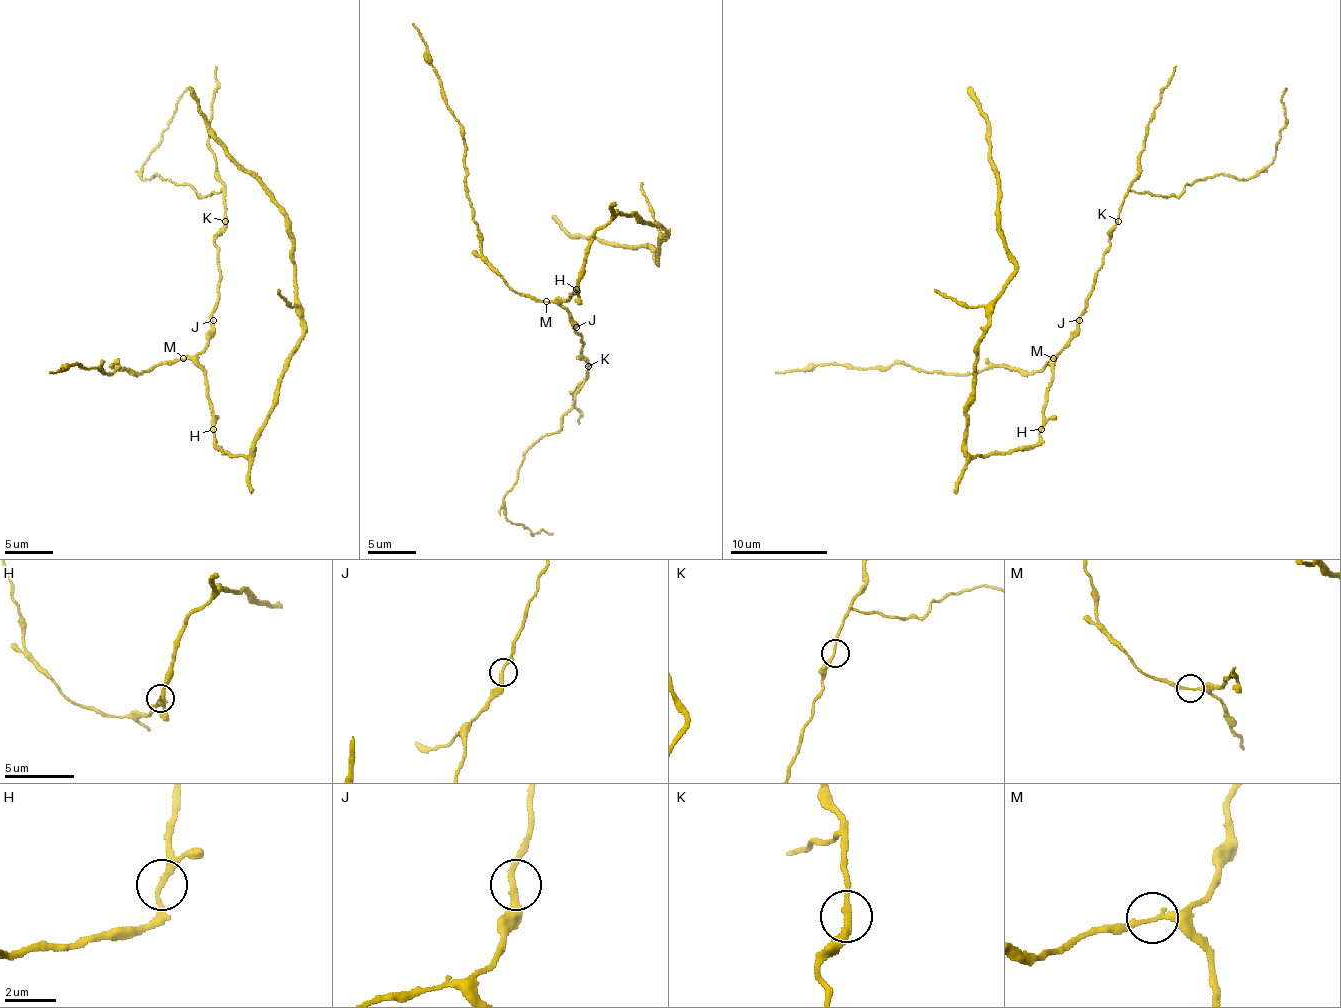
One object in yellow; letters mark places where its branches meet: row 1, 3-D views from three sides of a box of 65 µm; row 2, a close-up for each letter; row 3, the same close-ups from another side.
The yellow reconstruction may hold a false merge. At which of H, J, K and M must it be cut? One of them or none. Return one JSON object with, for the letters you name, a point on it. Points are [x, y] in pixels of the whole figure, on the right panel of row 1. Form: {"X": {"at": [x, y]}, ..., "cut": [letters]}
{"cut": []}

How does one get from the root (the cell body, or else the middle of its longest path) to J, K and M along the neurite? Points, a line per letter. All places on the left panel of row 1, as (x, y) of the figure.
J: (213, 420), (205, 369), (198, 361), (198, 354), (208, 342), (213, 320)
K: (213, 420), (198, 354), (208, 342), (217, 301), (215, 233), (225, 221)
M: (213, 420), (205, 374), (191, 359), (183, 359)

